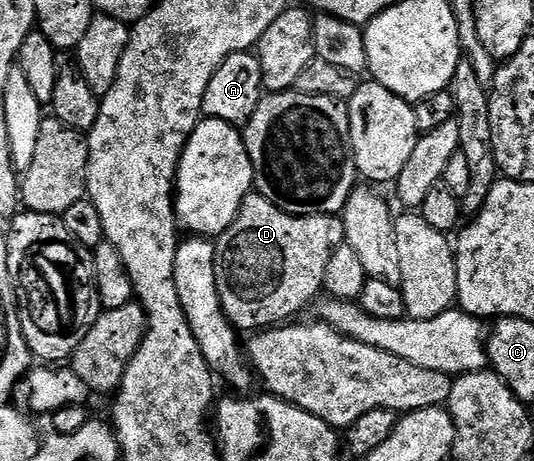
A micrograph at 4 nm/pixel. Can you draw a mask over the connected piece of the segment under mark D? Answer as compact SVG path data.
M248 194L246 200L242 200L242 208L234 224L230 224L216 242L218 292L226 316L240 332L260 332L295 319L292 318L295 314L302 313L312 301L315 303L321 297L326 264L330 264L330 256L334 256L334 252L343 245L344 224L337 215L287 214L262 195Z

